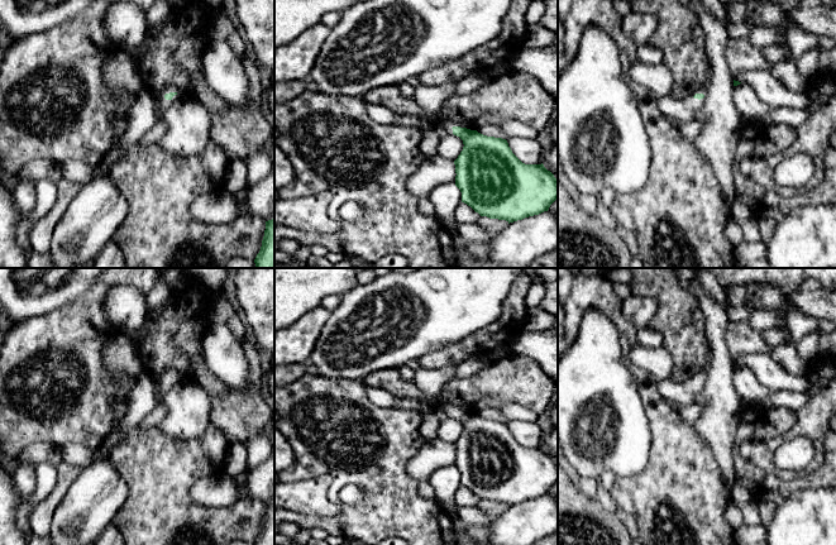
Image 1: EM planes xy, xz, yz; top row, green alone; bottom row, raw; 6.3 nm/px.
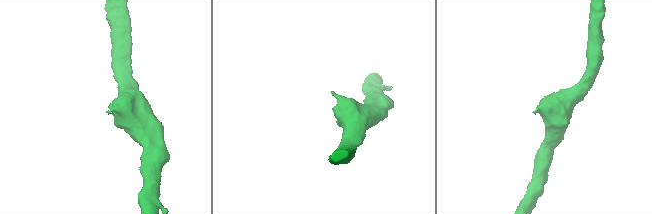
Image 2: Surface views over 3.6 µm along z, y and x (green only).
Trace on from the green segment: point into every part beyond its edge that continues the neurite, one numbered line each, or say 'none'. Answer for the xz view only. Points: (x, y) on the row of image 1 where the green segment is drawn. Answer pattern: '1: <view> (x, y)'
1: xz (447, 124)

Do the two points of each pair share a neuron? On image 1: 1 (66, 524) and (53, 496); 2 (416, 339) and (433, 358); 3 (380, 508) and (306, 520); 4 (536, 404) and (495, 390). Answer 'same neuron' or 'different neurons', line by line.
1: different neurons
2: different neurons
3: same neuron
4: same neuron

